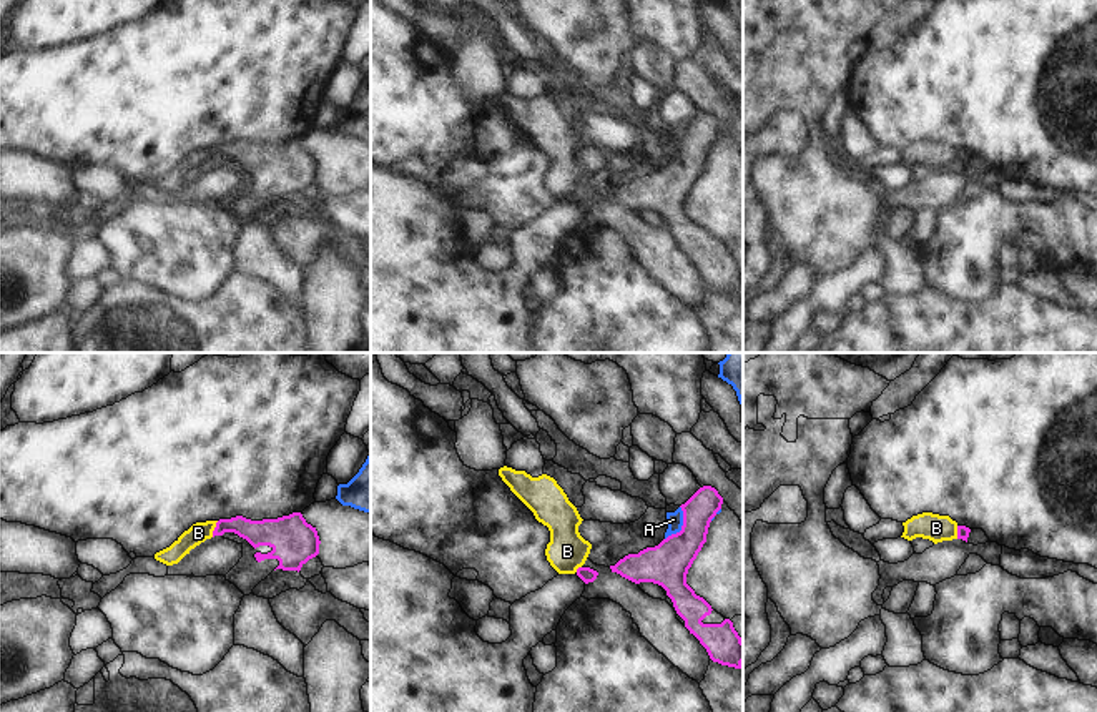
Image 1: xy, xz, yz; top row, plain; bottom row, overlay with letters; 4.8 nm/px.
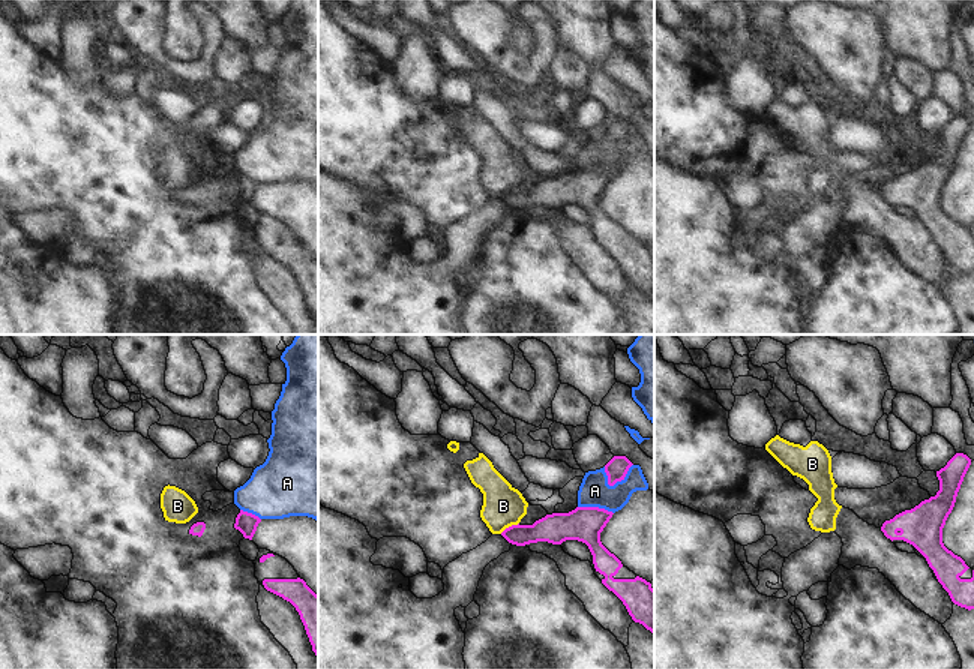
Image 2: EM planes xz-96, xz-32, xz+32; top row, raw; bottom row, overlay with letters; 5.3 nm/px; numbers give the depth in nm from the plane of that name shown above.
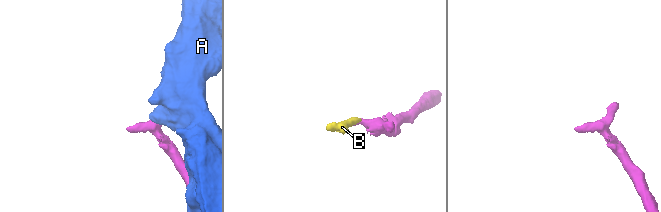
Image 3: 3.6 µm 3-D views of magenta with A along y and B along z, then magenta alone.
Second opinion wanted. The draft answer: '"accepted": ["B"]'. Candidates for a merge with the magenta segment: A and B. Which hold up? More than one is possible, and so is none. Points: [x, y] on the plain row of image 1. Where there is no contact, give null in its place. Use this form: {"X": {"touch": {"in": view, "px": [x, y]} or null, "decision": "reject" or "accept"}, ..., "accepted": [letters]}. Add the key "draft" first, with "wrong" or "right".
{"draft": "wrong", "A": {"touch": {"in": "xz", "px": [682, 153]}, "decision": "reject"}, "B": {"touch": {"in": "xy", "px": [215, 157]}, "decision": "reject"}, "accepted": []}

